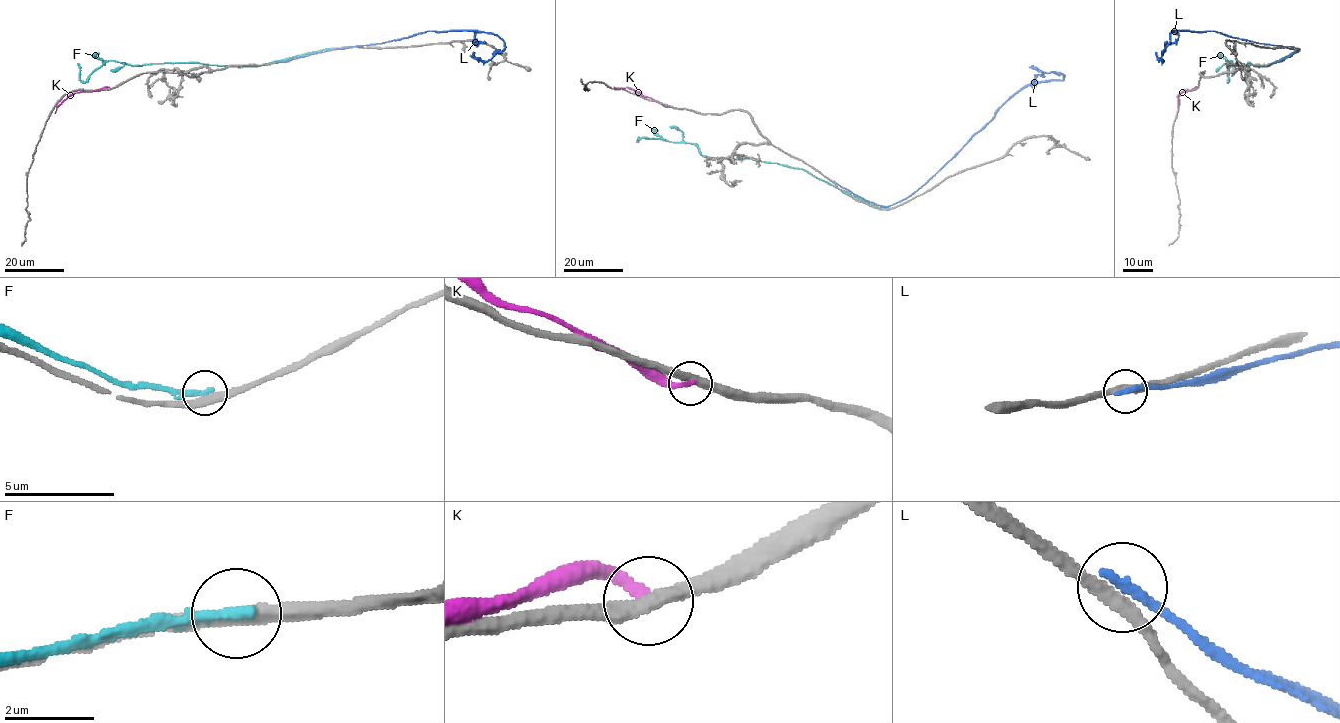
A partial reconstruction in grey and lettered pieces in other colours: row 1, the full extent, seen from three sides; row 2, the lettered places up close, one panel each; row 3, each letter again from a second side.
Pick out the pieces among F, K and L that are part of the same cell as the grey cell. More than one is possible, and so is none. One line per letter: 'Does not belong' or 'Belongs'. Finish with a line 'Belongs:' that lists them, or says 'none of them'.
F: Does not belong
K: Does not belong
L: Does not belong
Belongs: none of them

